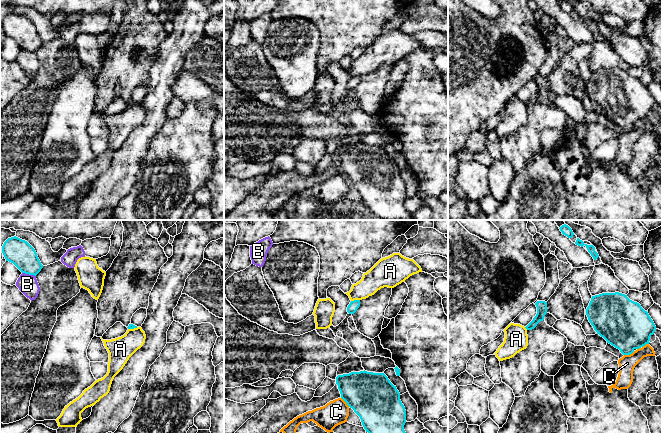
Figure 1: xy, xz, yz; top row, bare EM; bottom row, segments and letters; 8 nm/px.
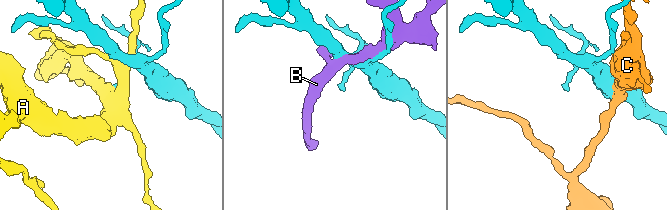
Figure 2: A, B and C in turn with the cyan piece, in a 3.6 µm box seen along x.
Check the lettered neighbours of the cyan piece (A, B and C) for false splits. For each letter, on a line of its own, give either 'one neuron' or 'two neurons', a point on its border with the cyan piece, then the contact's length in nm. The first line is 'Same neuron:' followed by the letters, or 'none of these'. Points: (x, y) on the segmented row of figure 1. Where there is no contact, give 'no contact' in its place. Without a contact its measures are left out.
Same neuron: none of these
A: two neurons; meets cyan in xz at (355, 300); contact 70 nm long
B: two neurons; meets cyan in xy at (29, 274); contact 120 nm long
C: two neurons; meets cyan in yz at (629, 354); contact 90 nm long

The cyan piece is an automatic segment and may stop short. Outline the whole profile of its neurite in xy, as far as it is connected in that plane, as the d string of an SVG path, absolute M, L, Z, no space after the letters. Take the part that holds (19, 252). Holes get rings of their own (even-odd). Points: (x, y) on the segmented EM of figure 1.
M16 236L4 242L2 253L6 261L13 263L22 273L36 276L43 268L35 249Z

